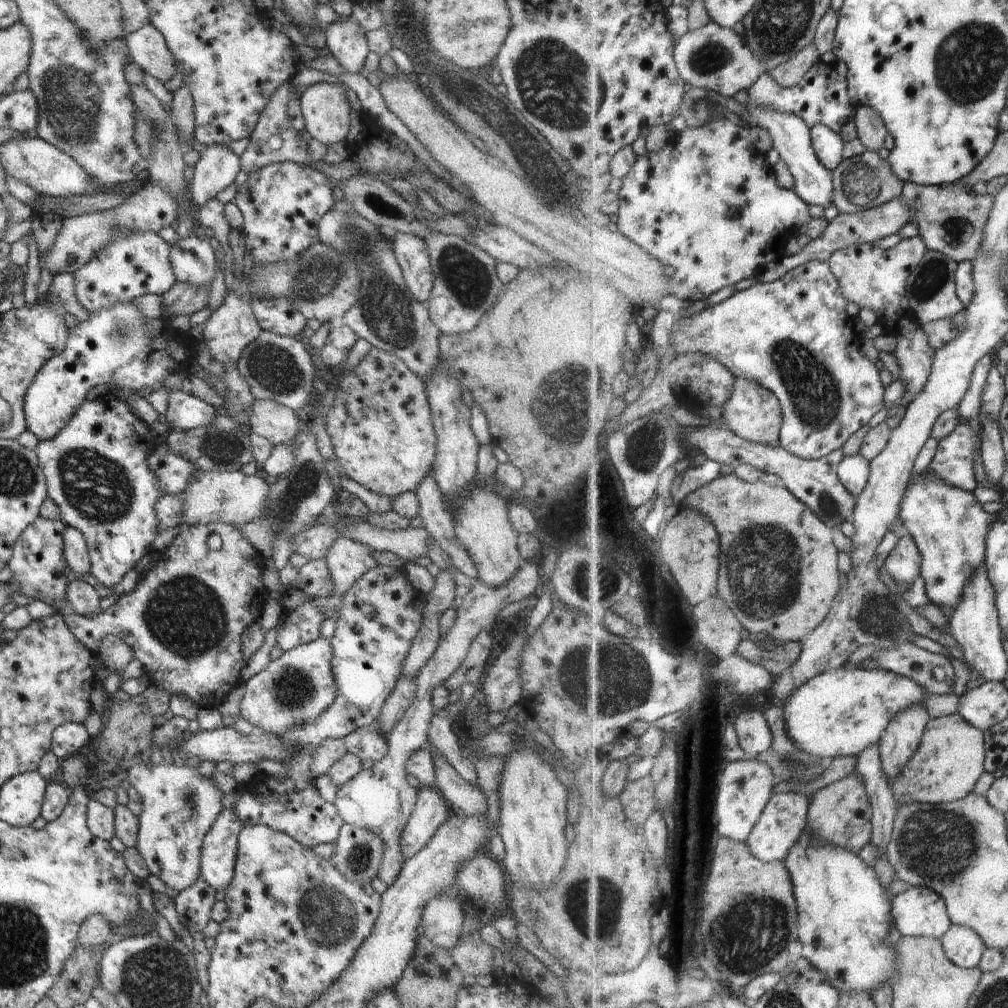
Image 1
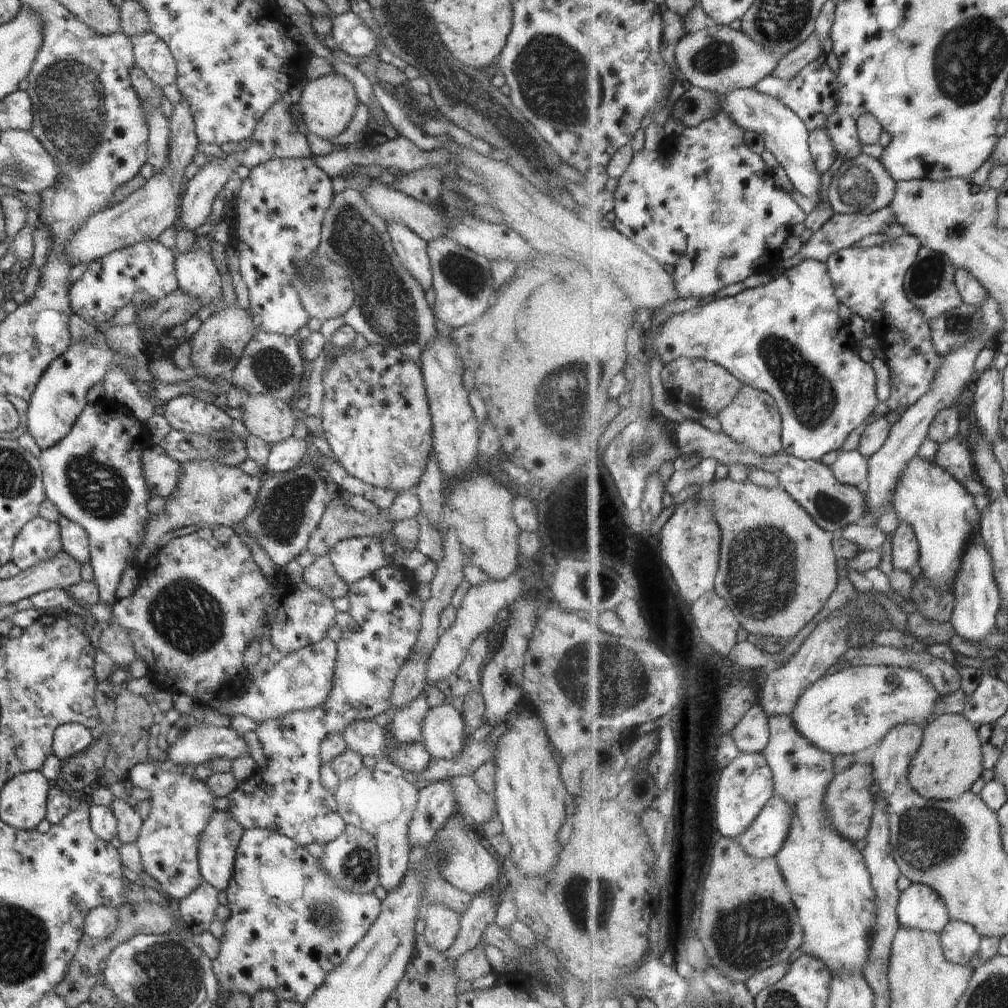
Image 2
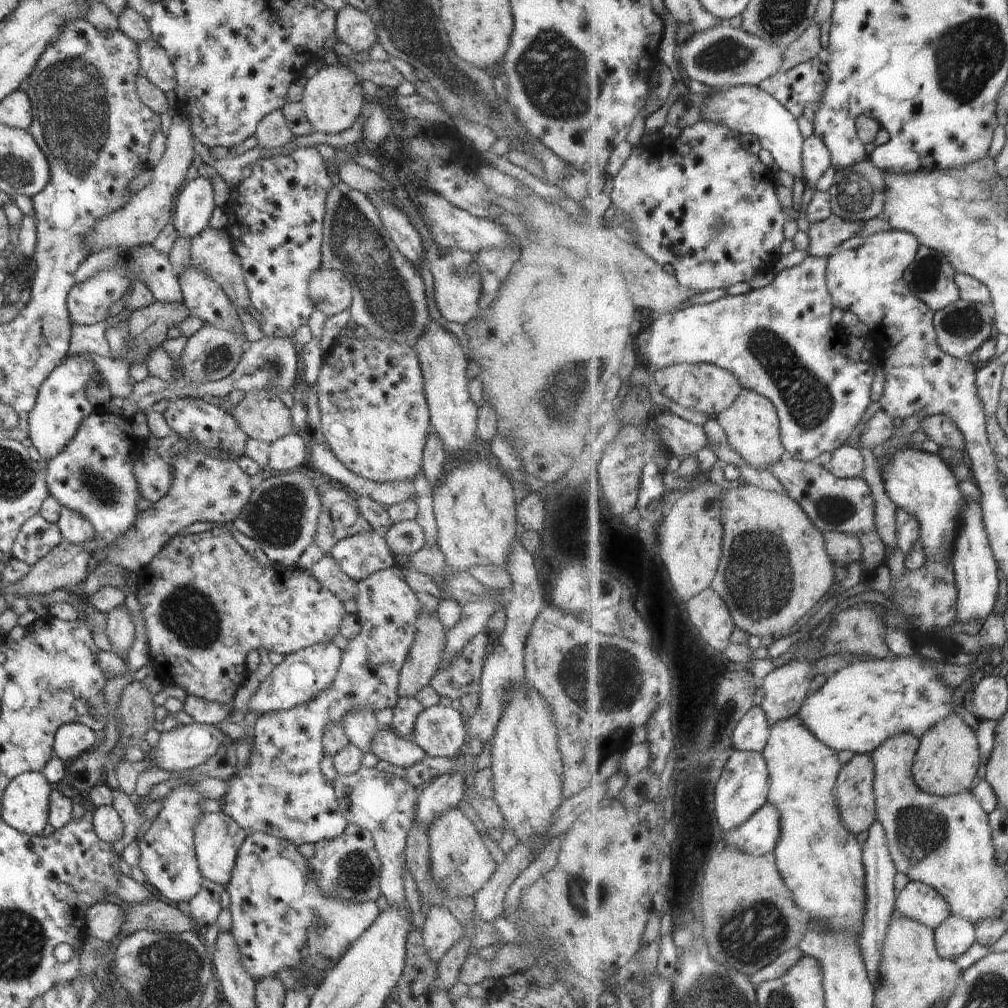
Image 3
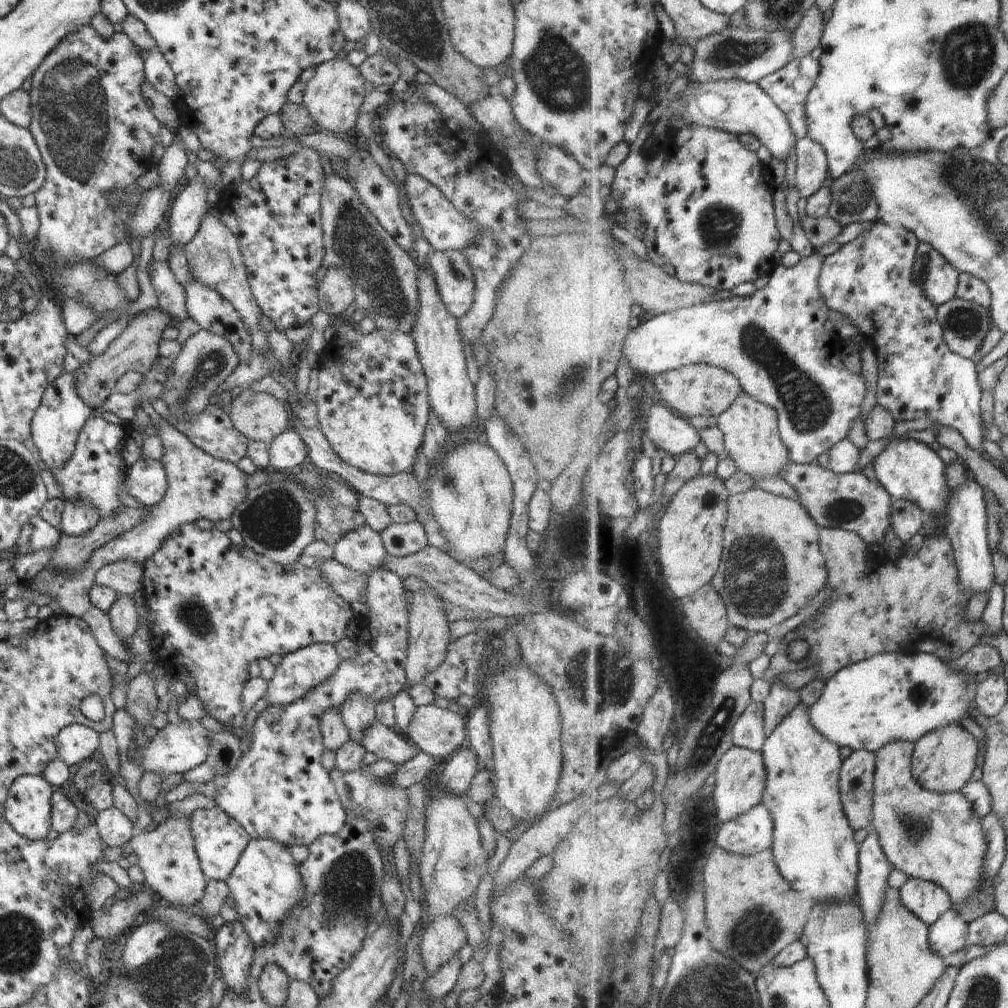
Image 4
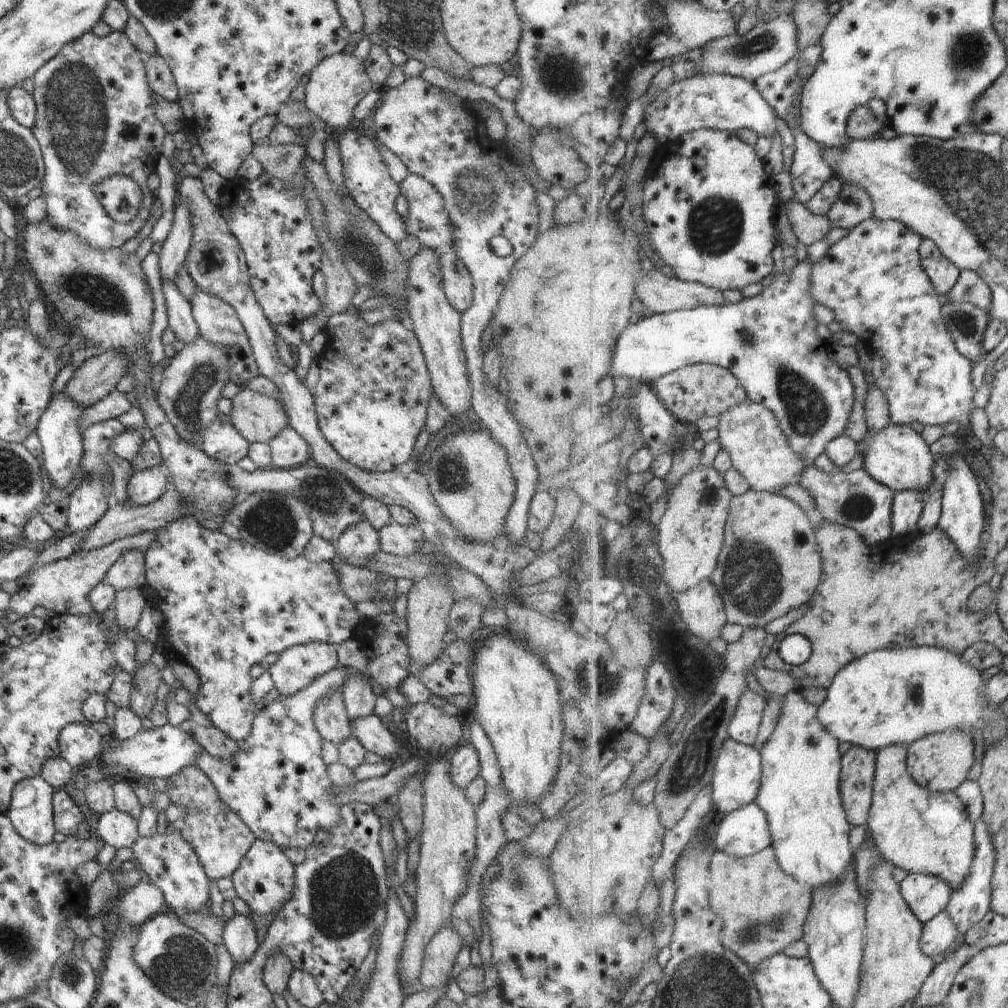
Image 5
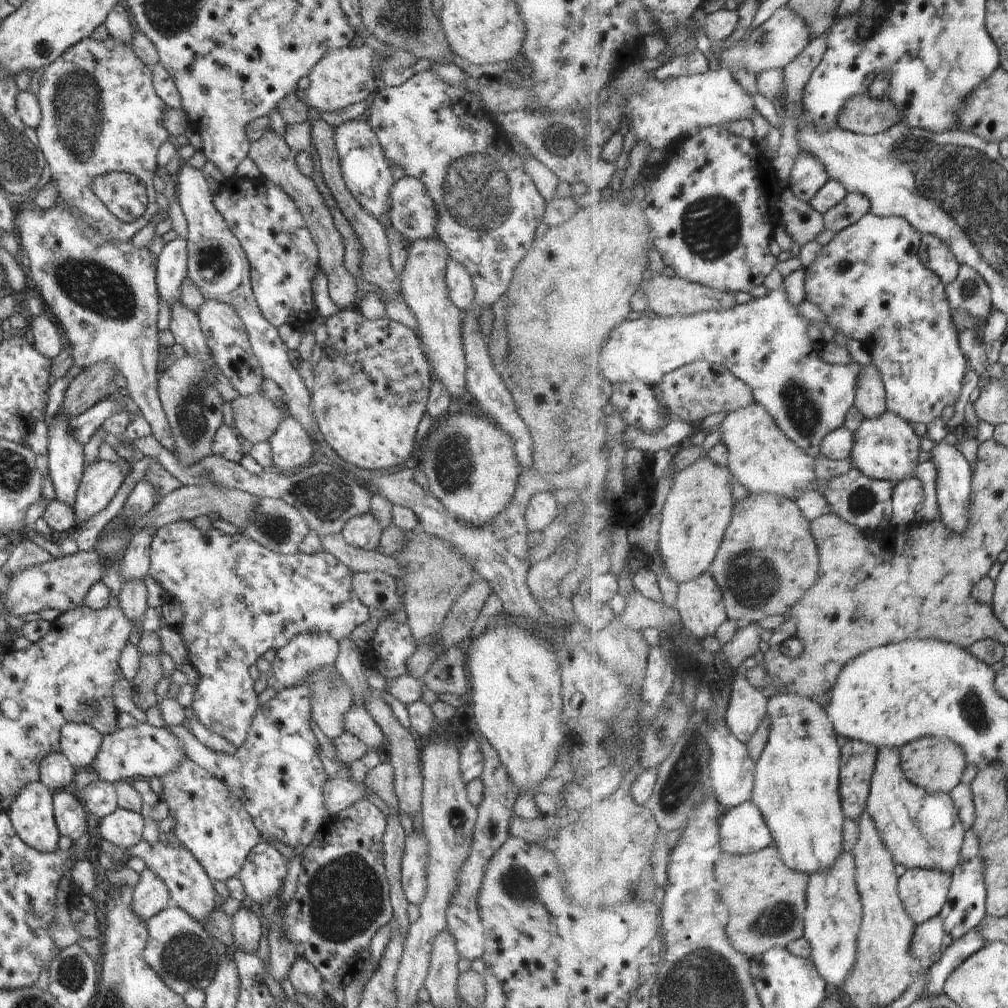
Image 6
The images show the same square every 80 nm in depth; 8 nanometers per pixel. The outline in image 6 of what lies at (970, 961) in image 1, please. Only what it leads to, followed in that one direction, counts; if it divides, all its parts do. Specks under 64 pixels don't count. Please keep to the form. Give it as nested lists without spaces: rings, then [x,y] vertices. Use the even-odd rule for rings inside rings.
[[[939,916],[918,925],[913,940],[913,955],[924,962],[935,960],[941,954],[946,932],[945,924]]]

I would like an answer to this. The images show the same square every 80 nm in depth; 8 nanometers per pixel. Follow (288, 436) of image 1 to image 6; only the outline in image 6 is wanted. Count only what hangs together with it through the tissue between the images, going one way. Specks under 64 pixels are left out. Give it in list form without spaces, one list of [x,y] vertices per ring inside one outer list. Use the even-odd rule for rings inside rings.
[[[265,394],[239,395],[231,402],[235,430],[248,442],[259,443],[268,441],[274,431],[280,426],[285,412],[280,411]]]

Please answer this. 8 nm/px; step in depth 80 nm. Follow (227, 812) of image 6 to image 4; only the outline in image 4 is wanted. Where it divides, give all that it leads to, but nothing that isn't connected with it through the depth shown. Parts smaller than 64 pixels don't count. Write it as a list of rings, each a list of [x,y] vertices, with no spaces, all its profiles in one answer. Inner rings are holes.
[[[218,805],[211,809],[196,809],[188,820],[202,872],[208,879],[225,881],[238,864],[240,856],[252,839],[251,836],[235,818],[227,815]]]

